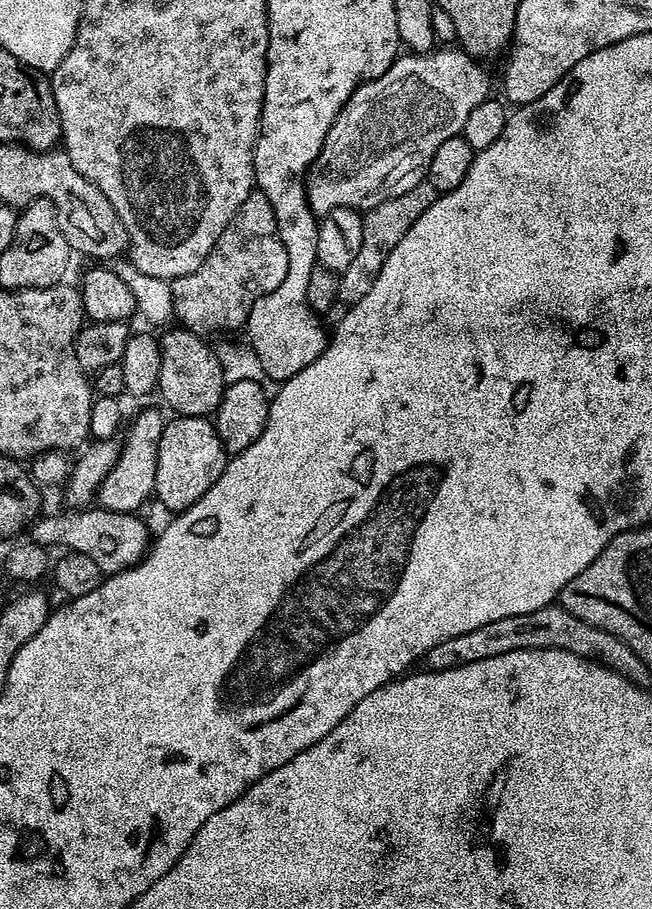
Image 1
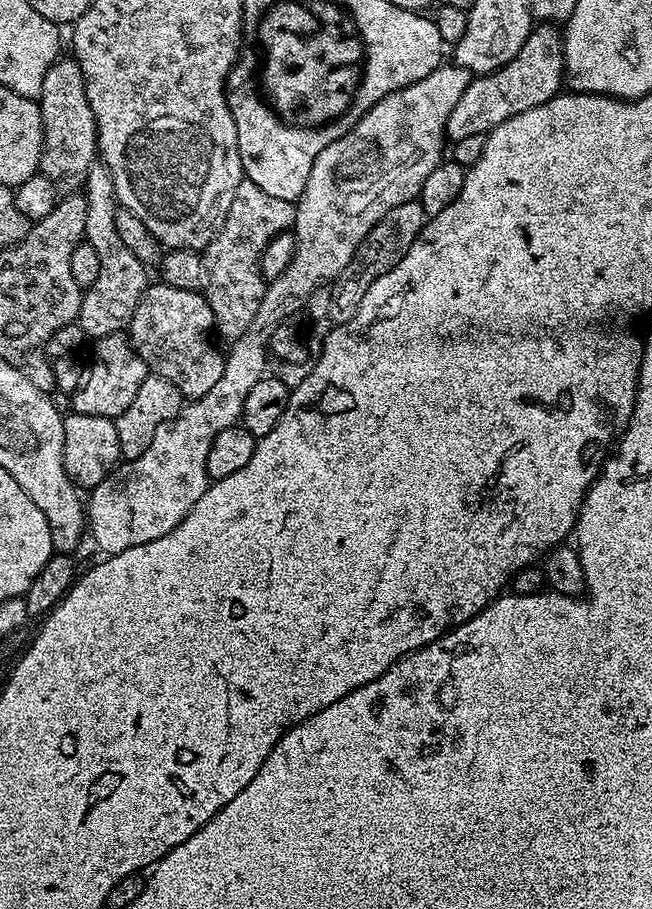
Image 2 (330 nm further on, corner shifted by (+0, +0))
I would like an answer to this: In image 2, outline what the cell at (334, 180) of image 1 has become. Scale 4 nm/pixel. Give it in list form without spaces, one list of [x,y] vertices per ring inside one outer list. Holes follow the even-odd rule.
[[[455,62],[441,63],[439,68],[436,68],[430,74],[426,74],[426,78],[422,78],[421,80],[419,80],[418,82],[414,82],[413,84],[406,84],[402,90],[398,90],[397,92],[395,92],[394,94],[390,94],[386,98],[382,98],[381,100],[377,100],[376,104],[373,106],[373,108],[367,109],[367,111],[365,111],[363,113],[363,115],[361,115],[359,117],[359,119],[356,120],[356,121],[358,121],[361,119],[360,121],[357,122],[356,125],[353,126],[352,129],[349,130],[348,133],[345,134],[345,136],[344,136],[344,133],[337,135],[335,140],[329,141],[328,145],[325,146],[322,151],[320,151],[320,153],[318,154],[318,158],[314,158],[314,166],[310,170],[310,178],[306,178],[306,186],[302,190],[302,194],[300,195],[300,199],[295,201],[296,223],[294,225],[294,235],[295,235],[296,248],[293,250],[292,261],[290,262],[290,264],[288,266],[286,266],[286,270],[284,270],[282,272],[280,277],[271,281],[271,283],[269,283],[267,285],[267,287],[265,287],[264,297],[262,298],[262,306],[258,306],[258,314],[254,314],[254,322],[250,322],[250,326],[246,330],[246,334],[242,334],[242,338],[238,338],[237,340],[231,341],[229,348],[232,348],[232,349],[230,349],[229,352],[226,352],[226,355],[224,356],[224,369],[222,370],[222,378],[218,378],[217,384],[215,386],[213,386],[212,389],[206,390],[206,394],[202,394],[201,396],[189,399],[187,401],[187,403],[185,403],[182,411],[179,414],[177,414],[176,417],[172,419],[172,421],[170,421],[168,424],[163,424],[162,426],[158,426],[158,434],[154,434],[154,442],[150,442],[150,446],[146,446],[146,451],[143,452],[143,454],[141,454],[137,460],[134,460],[131,462],[124,462],[124,463],[121,463],[119,466],[116,466],[115,468],[112,469],[112,471],[110,473],[108,473],[108,476],[105,477],[105,479],[103,481],[101,481],[101,483],[99,485],[97,485],[96,487],[91,489],[90,495],[92,495],[92,497],[90,497],[89,500],[87,497],[87,500],[86,500],[86,524],[87,524],[87,527],[90,529],[90,536],[91,536],[91,532],[92,532],[93,542],[96,543],[97,546],[100,547],[102,551],[104,551],[104,554],[107,554],[108,556],[113,556],[114,554],[118,554],[122,550],[130,550],[134,546],[142,546],[142,542],[154,542],[154,538],[162,538],[162,534],[170,534],[170,530],[174,530],[175,528],[177,528],[177,526],[180,525],[180,523],[182,522],[182,518],[186,518],[186,514],[190,514],[190,510],[194,506],[194,502],[198,502],[198,498],[202,498],[202,494],[205,492],[205,490],[208,489],[208,486],[210,483],[210,481],[208,479],[208,471],[206,470],[206,458],[210,454],[210,446],[214,442],[214,438],[218,438],[218,434],[222,434],[222,430],[226,430],[227,428],[233,427],[233,425],[235,425],[237,423],[237,421],[240,420],[240,415],[242,414],[242,406],[246,402],[246,397],[249,396],[251,388],[253,388],[253,386],[255,386],[256,383],[258,383],[259,380],[266,375],[267,368],[264,368],[264,367],[266,367],[268,364],[268,358],[270,359],[270,352],[269,352],[269,349],[266,347],[266,345],[269,343],[269,340],[271,338],[271,332],[274,330],[277,330],[278,326],[281,322],[283,322],[286,319],[290,319],[292,315],[299,313],[301,311],[301,309],[303,309],[305,307],[305,305],[307,305],[308,299],[310,298],[310,294],[313,292],[313,290],[315,290],[316,288],[325,287],[325,285],[327,285],[329,282],[335,281],[335,278],[338,275],[338,273],[340,273],[340,271],[342,269],[344,269],[344,267],[346,266],[346,262],[350,262],[350,258],[354,258],[354,254],[358,250],[358,246],[360,245],[360,243],[362,243],[362,241],[364,241],[364,239],[366,238],[366,234],[370,234],[370,230],[372,229],[372,227],[374,227],[375,224],[377,224],[377,222],[379,222],[383,216],[385,216],[386,214],[390,214],[390,210],[394,210],[394,206],[402,206],[402,202],[410,202],[411,200],[417,199],[417,197],[419,197],[420,184],[422,182],[426,182],[426,174],[430,174],[430,170],[434,170],[434,166],[438,166],[441,162],[442,157],[445,155],[445,152],[446,152],[446,122],[450,118],[450,110],[454,110],[454,105],[456,105],[458,103],[458,98],[462,98],[462,94],[466,90],[466,86],[468,85],[468,83],[471,80],[473,80],[473,78],[474,78],[473,73],[467,72],[465,68],[458,67],[455,64]]]

